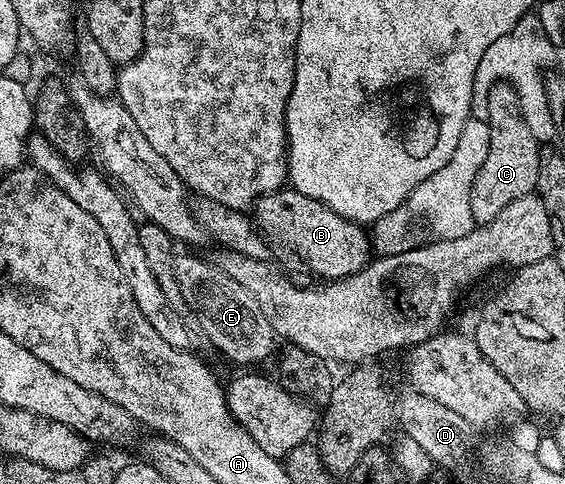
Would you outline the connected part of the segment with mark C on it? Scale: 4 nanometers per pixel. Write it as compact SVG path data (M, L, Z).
M496 82L484 99L486 114L484 120L490 126L490 143L488 157L480 164L480 172L476 172L476 180L472 184L470 203L475 223L491 222L512 200L520 200L526 194L535 193L540 172L540 160L543 151L536 136L528 124L524 124L524 116L518 107L518 97L507 82Z

